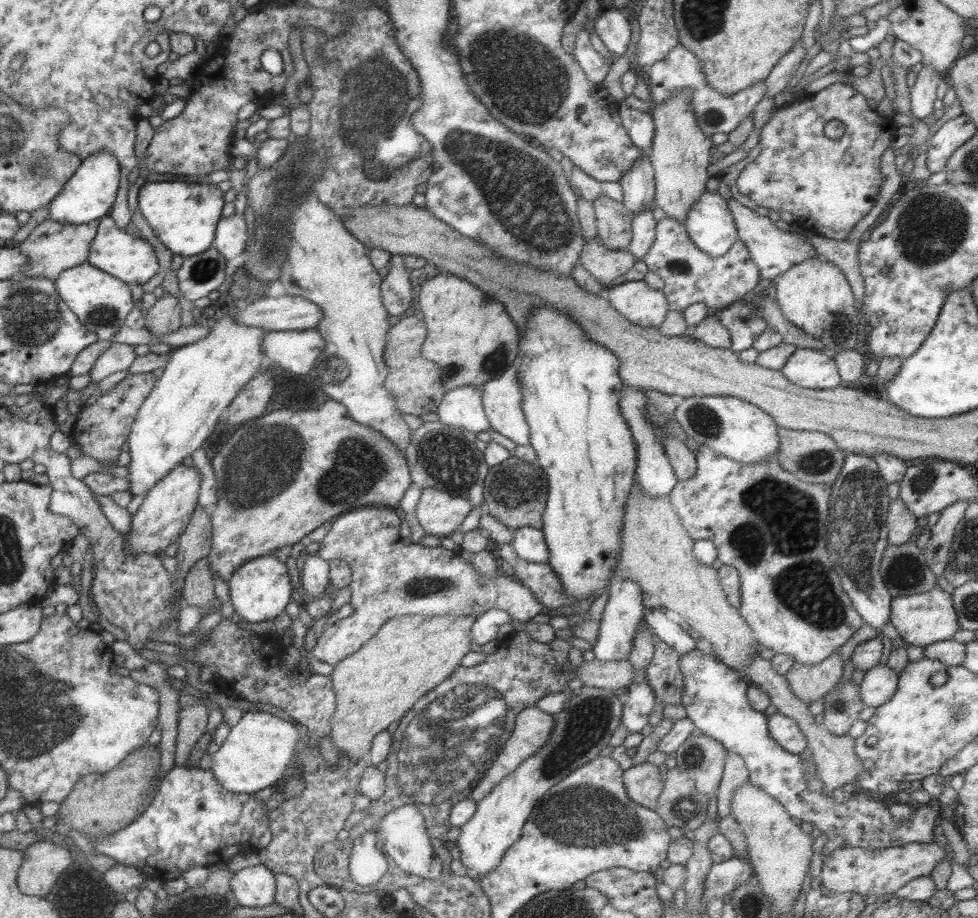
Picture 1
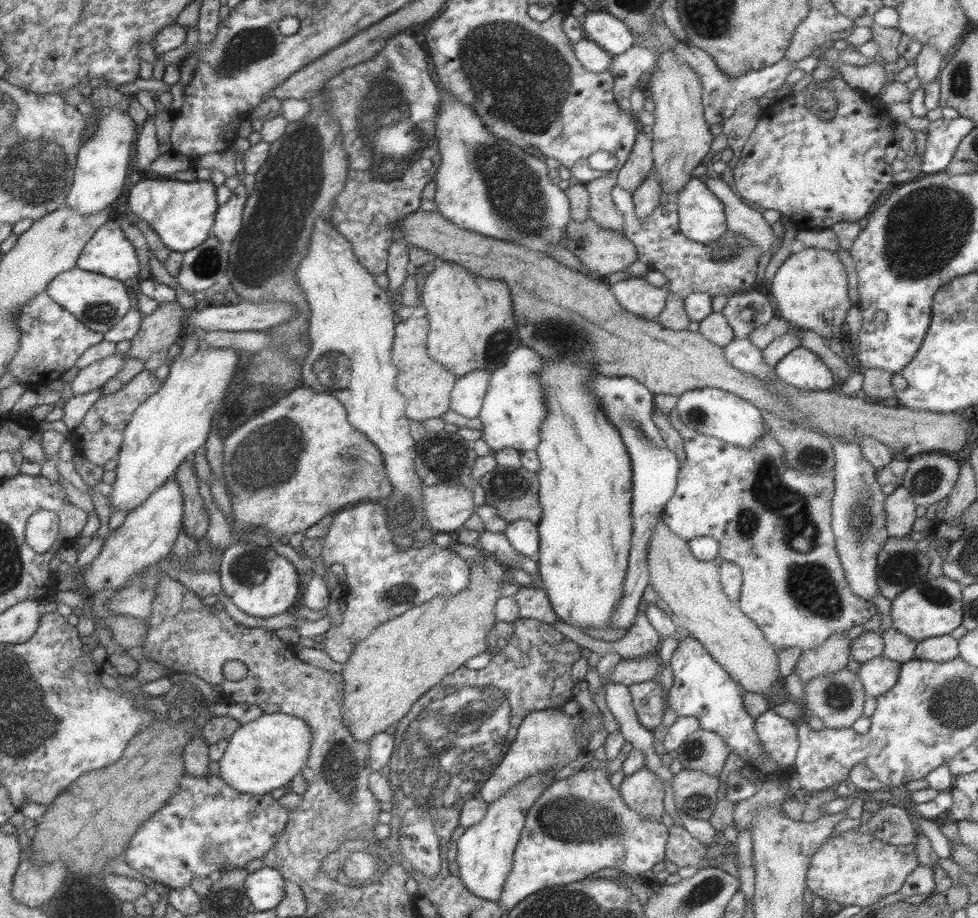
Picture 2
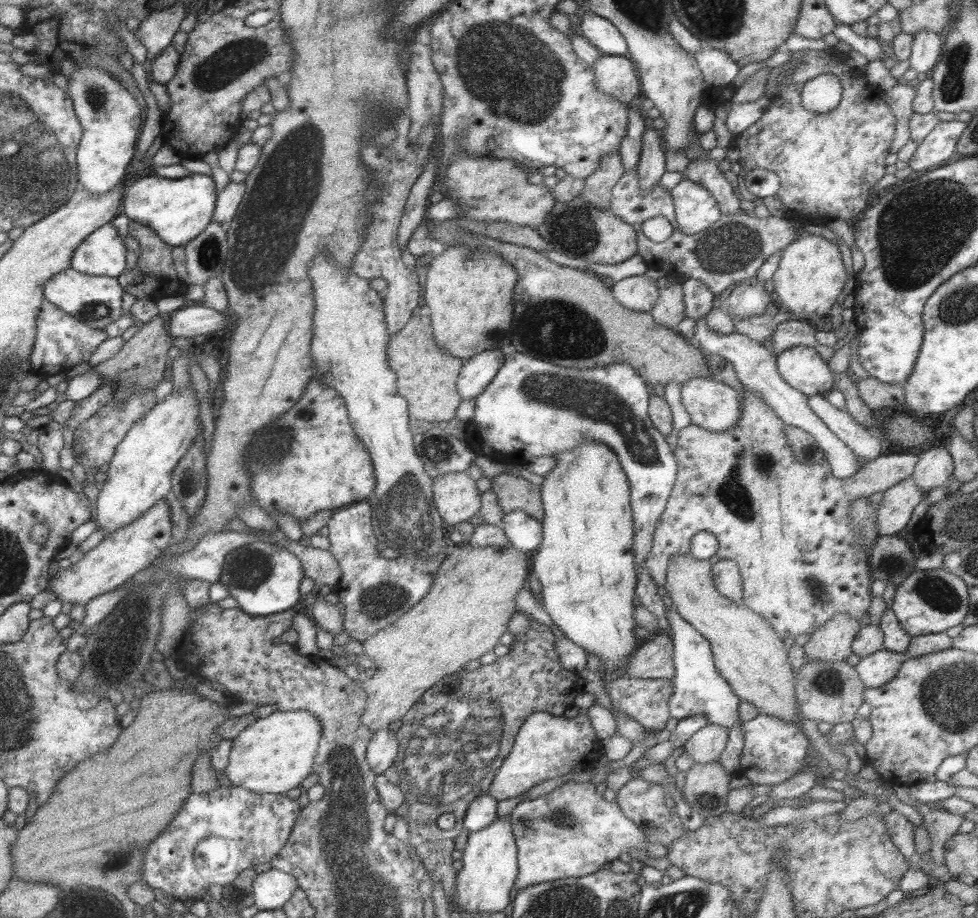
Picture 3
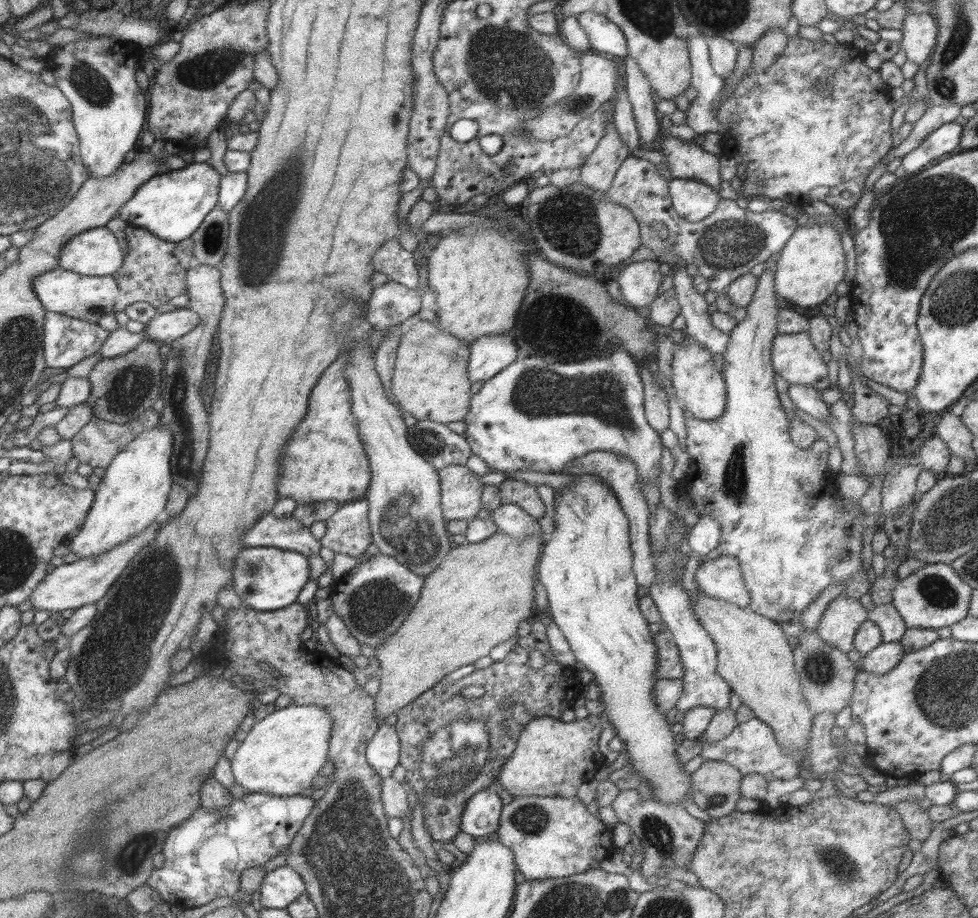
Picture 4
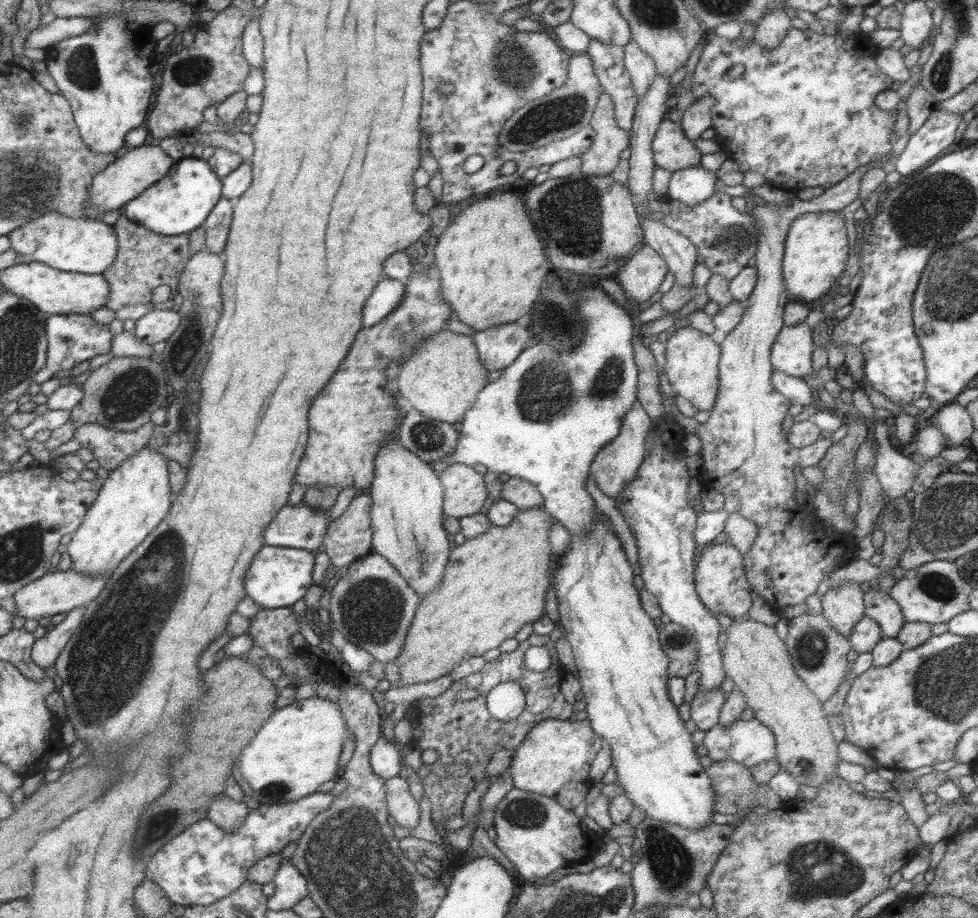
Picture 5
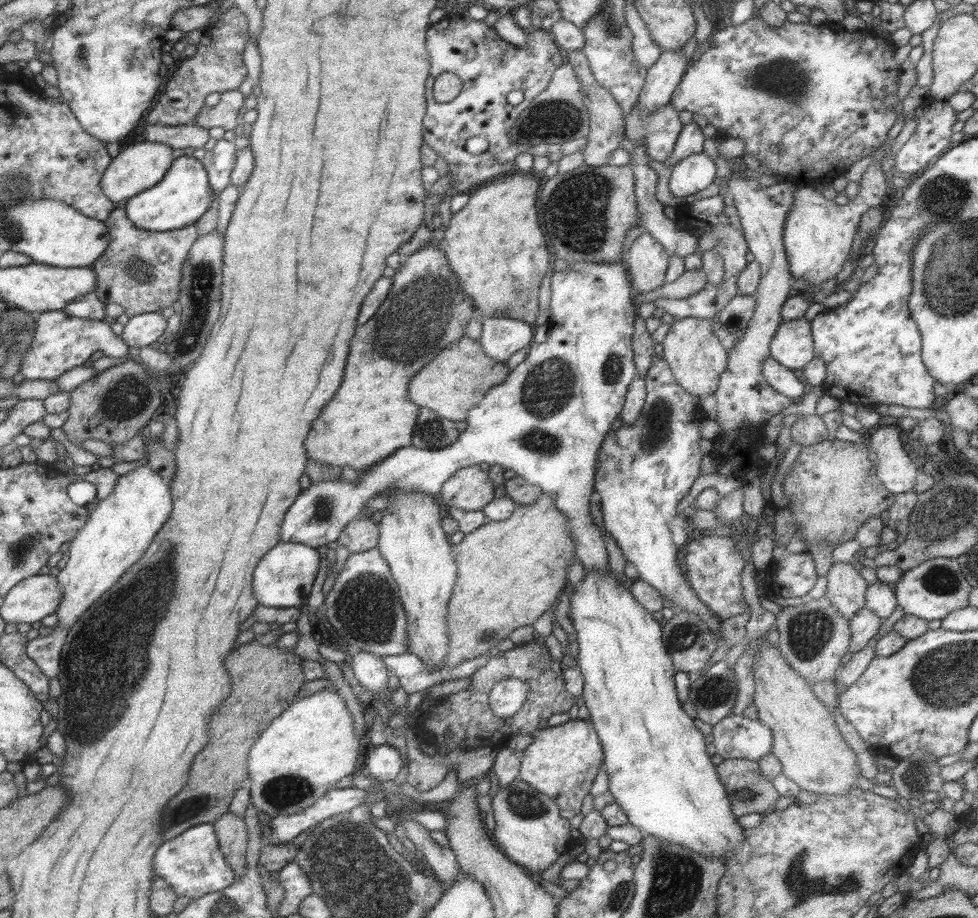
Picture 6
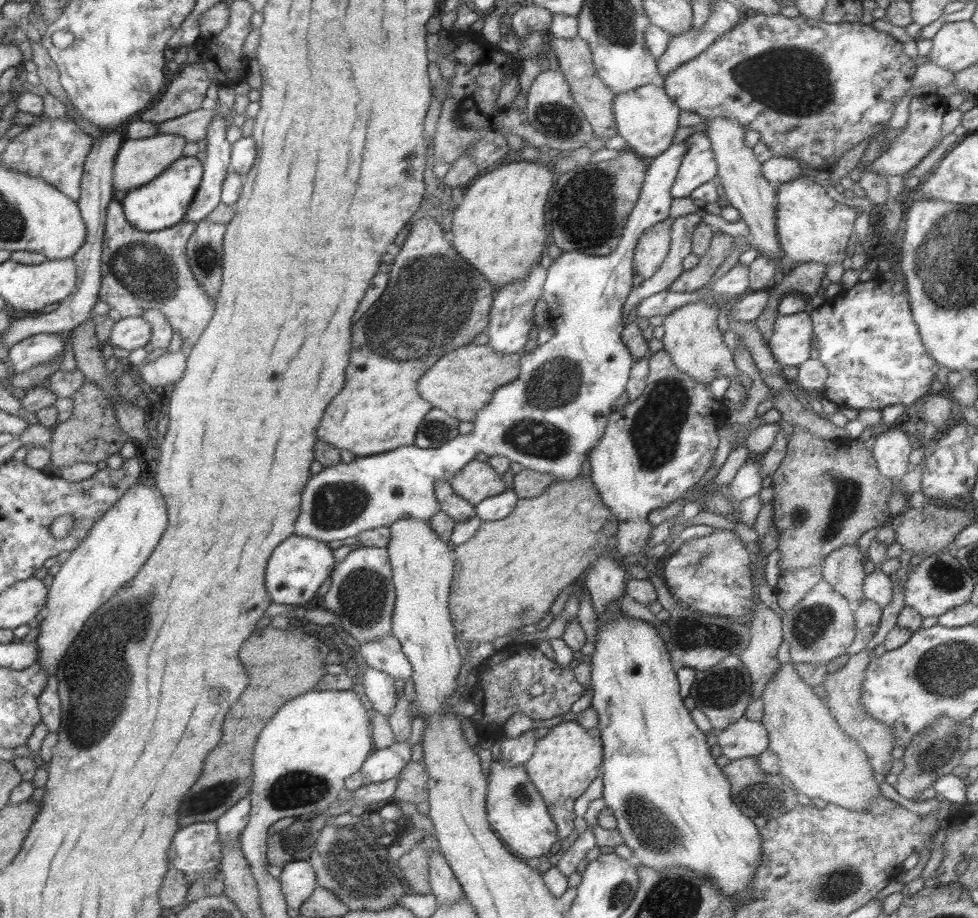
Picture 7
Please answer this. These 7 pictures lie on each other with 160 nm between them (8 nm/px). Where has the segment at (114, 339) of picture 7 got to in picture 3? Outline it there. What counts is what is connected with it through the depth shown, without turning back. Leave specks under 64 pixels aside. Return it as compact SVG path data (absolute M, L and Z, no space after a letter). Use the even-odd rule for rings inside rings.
M192 305L184 308L179 307L167 315L166 326L168 334L173 336L181 336L181 338L189 338L215 332L229 322L232 322L232 317L217 312L211 308L200 305Z

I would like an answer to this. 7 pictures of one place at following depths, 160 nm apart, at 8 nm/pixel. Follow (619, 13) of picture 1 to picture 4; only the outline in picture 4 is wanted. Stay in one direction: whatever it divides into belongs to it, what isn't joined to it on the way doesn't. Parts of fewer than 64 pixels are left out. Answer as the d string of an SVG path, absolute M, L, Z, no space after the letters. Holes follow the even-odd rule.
M585 11L576 16L587 35L591 51L618 60L627 55L626 40L621 29L603 14Z

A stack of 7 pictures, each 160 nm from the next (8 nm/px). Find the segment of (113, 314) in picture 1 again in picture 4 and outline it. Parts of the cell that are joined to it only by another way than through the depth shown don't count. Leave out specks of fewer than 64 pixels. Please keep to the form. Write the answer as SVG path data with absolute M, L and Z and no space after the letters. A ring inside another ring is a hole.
M58 266L33 278L32 289L46 311L66 314L71 318L92 323L96 323L103 315L112 312L114 298L118 294L117 283L111 275L81 276Z

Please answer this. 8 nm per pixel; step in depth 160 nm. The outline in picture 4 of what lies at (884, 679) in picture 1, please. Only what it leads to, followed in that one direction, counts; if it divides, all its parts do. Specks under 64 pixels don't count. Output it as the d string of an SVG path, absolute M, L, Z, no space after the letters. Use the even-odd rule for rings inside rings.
M881 641L873 650L863 655L863 661L859 670L869 674L885 674L889 672L904 655L904 648L900 641Z

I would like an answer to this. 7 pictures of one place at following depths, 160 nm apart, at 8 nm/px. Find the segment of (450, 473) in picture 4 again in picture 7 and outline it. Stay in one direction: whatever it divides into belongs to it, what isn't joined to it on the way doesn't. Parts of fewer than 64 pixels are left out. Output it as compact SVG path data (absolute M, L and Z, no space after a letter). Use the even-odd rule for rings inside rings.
M475 459L448 481L455 494L472 505L505 490L501 475L497 475L488 463Z

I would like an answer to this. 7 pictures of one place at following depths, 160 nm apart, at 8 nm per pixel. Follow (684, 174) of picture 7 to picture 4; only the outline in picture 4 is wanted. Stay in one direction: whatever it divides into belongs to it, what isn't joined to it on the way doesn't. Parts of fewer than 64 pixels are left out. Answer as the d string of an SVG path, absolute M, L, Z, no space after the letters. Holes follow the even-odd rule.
M672 178L668 182L673 210L684 222L697 222L716 209L721 198L713 191L697 179Z

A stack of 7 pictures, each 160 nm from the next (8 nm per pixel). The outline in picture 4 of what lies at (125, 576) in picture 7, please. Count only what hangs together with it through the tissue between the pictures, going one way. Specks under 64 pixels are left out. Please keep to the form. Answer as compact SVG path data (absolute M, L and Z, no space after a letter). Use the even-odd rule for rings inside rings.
M157 424L155 428L141 433L129 445L125 445L121 452L111 460L111 463L105 468L105 474L101 482L94 489L93 504L87 511L85 520L79 528L79 531L69 545L70 552L77 558L91 558L95 554L107 553L121 543L141 535L147 527L156 519L163 517L166 500L172 485L169 460L173 450L173 437L169 435L167 429L163 429Z

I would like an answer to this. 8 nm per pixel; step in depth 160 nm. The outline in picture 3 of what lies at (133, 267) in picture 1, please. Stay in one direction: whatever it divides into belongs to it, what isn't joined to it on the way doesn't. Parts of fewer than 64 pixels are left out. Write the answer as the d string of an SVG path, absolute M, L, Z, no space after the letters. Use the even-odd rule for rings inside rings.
M111 223L88 234L72 252L70 267L81 274L117 278L125 271L127 249Z

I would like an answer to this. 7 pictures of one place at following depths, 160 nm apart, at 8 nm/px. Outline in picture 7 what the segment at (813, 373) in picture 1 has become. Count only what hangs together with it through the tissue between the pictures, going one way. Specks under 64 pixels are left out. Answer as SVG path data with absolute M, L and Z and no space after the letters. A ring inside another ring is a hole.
M808 309L777 315L767 345L781 366L797 366L810 355L812 322Z

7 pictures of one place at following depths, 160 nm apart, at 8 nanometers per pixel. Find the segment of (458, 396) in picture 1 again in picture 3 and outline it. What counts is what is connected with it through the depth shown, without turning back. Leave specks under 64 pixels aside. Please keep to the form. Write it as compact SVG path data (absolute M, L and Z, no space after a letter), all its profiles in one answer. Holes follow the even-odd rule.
M489 349L470 356L462 361L456 380L456 390L461 400L471 400L483 392L503 364L501 349Z

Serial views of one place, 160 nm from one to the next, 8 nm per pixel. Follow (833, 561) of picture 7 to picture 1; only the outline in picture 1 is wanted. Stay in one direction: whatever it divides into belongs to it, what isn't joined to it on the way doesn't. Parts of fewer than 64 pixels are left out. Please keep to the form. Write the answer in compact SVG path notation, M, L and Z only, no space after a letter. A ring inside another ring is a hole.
M835 649L817 664L793 663L784 675L791 692L808 704L821 699L839 682L843 663L840 652Z

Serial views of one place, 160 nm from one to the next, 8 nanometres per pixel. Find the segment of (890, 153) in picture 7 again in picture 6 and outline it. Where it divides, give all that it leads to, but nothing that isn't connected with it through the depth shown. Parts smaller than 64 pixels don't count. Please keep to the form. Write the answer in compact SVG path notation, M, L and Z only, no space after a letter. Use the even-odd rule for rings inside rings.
M925 96L922 102L913 110L914 118L913 134L901 145L892 158L893 170L907 172L914 176L935 162L949 148L949 136L951 126L956 120L957 112L946 101Z

